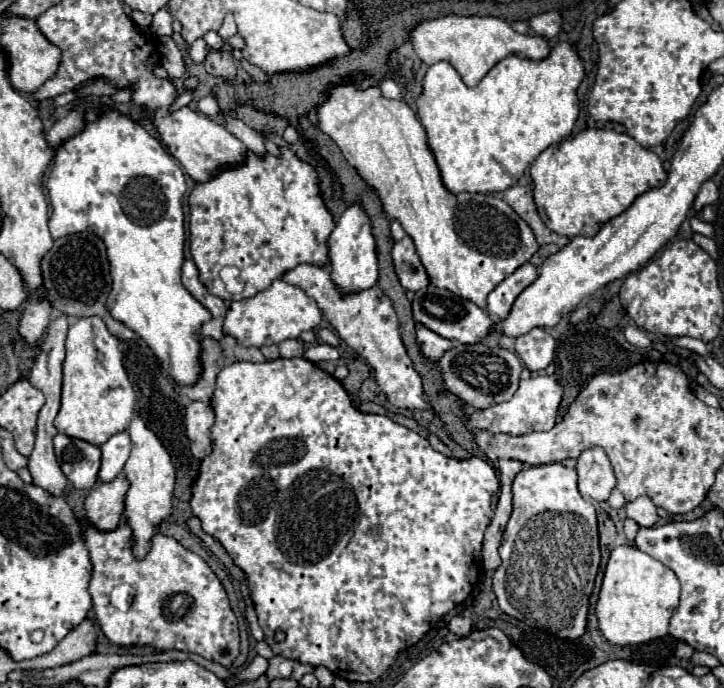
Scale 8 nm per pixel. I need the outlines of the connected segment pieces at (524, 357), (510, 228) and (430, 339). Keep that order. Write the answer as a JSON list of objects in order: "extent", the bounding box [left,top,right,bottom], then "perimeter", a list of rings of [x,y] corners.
[{"extent":[516,328,556,370],"perimeter":[[[532,328],[528,334],[516,338],[516,354],[530,370],[544,370],[556,350],[556,340],[548,330]]]},{"extent":[318,84,538,310],"perimeter":[[[338,84],[330,90],[330,98],[318,106],[318,126],[338,144],[344,158],[360,172],[360,176],[376,188],[386,214],[396,218],[406,234],[414,240],[418,256],[434,286],[446,288],[484,310],[486,296],[506,276],[526,264],[538,250],[532,228],[520,216],[516,216],[516,212],[504,204],[504,200],[492,194],[452,194],[446,190],[436,158],[428,146],[426,130],[404,100],[386,100],[380,96],[376,86],[358,90],[354,84]]]},{"extent":[416,324,452,360],"perimeter":[[[416,324],[416,340],[422,348],[422,354],[430,360],[438,360],[448,348],[452,348],[450,340],[444,340],[442,336],[436,336],[436,332],[424,328],[422,324]]]}]

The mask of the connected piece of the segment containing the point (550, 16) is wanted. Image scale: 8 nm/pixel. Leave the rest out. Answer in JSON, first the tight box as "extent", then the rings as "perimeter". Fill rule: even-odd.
{"extent":[530,12,562,38],"perimeter":[[[544,12],[544,14],[538,14],[534,18],[530,18],[530,28],[540,34],[540,36],[546,36],[546,38],[552,38],[560,32],[560,26],[562,26],[562,16],[558,12]]]}

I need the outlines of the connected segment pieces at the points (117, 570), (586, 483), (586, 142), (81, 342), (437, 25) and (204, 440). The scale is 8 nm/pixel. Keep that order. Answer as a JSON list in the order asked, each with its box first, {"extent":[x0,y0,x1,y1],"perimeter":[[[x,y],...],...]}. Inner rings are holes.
[{"extent":[84,520,240,668],"perimeter":[[[84,520],[84,540],[94,566],[88,592],[94,602],[96,620],[112,644],[152,646],[160,650],[176,648],[196,652],[224,668],[232,666],[240,654],[238,620],[220,580],[198,554],[186,550],[172,536],[154,532],[150,552],[138,560],[132,550],[134,540],[128,522],[120,524],[116,530],[102,532]],[[120,582],[130,584],[136,590],[136,598],[128,612],[118,612],[116,608],[110,612],[108,596]]]},{"extent":[576,446,616,502],"perimeter":[[[592,446],[586,448],[576,462],[580,494],[596,502],[608,500],[612,488],[616,486],[616,478],[606,452],[598,446]]]},{"extent":[530,128,666,238],"perimeter":[[[588,128],[546,148],[530,166],[530,176],[534,182],[532,194],[534,194],[536,210],[542,222],[552,232],[574,238],[574,236],[594,236],[602,228],[602,224],[622,214],[636,200],[636,196],[664,184],[666,170],[654,152],[642,148],[628,134],[616,130],[604,130],[604,128],[600,130]]]},{"extent":[54,316,134,446],"perimeter":[[[98,316],[80,318],[70,326],[66,338],[62,406],[54,426],[60,434],[102,446],[110,436],[128,430],[134,414],[134,400],[134,388],[124,370],[118,340],[106,330]]]},{"extent":[410,14,550,86],"perimeter":[[[452,14],[452,16],[426,20],[426,22],[420,22],[410,32],[410,40],[418,58],[424,64],[432,66],[440,60],[450,62],[458,70],[466,86],[476,86],[490,72],[490,68],[494,68],[502,58],[510,54],[516,54],[520,58],[540,60],[540,58],[546,58],[550,52],[550,46],[544,38],[522,36],[514,32],[508,22],[494,16],[454,16]]]},{"extent":[186,402,214,460],"perimeter":[[[190,402],[186,406],[186,436],[194,458],[202,460],[210,452],[210,426],[214,422],[212,406],[206,402]]]}]

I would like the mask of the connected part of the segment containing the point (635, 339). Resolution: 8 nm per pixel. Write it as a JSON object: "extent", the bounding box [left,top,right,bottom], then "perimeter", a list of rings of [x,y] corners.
{"extent":[624,324,652,348],"perimeter":[[[628,324],[628,326],[624,328],[624,336],[626,336],[626,340],[628,340],[632,346],[638,346],[638,348],[648,348],[648,346],[652,344],[652,340],[646,336],[646,332],[640,330],[640,328],[636,328],[634,324]]]}

